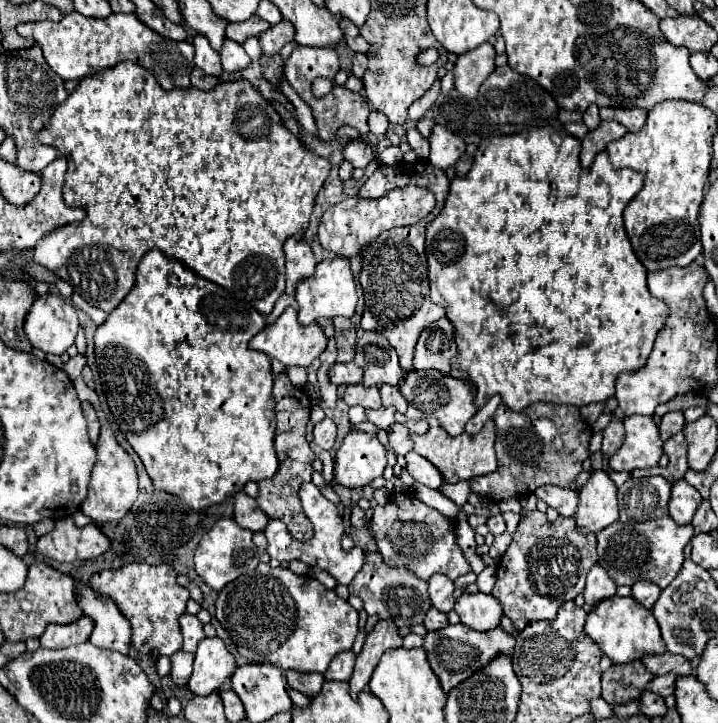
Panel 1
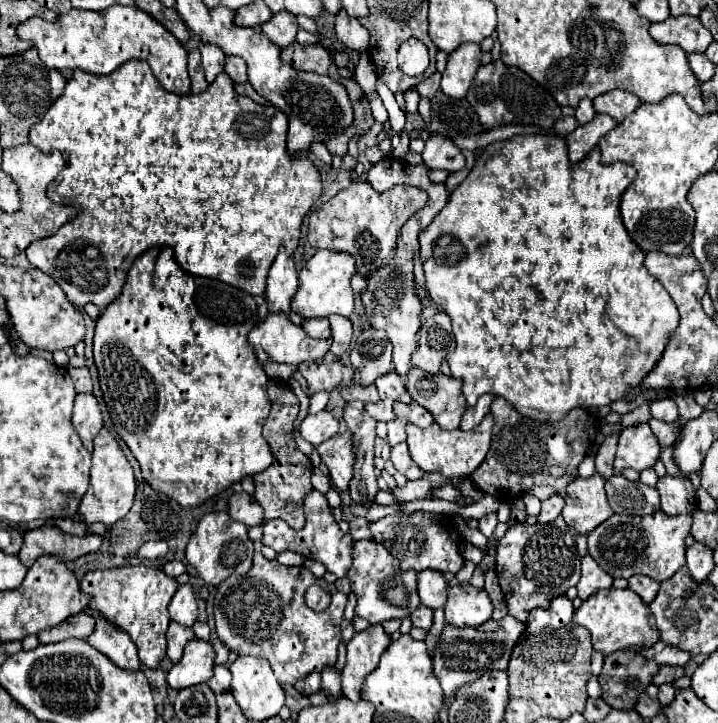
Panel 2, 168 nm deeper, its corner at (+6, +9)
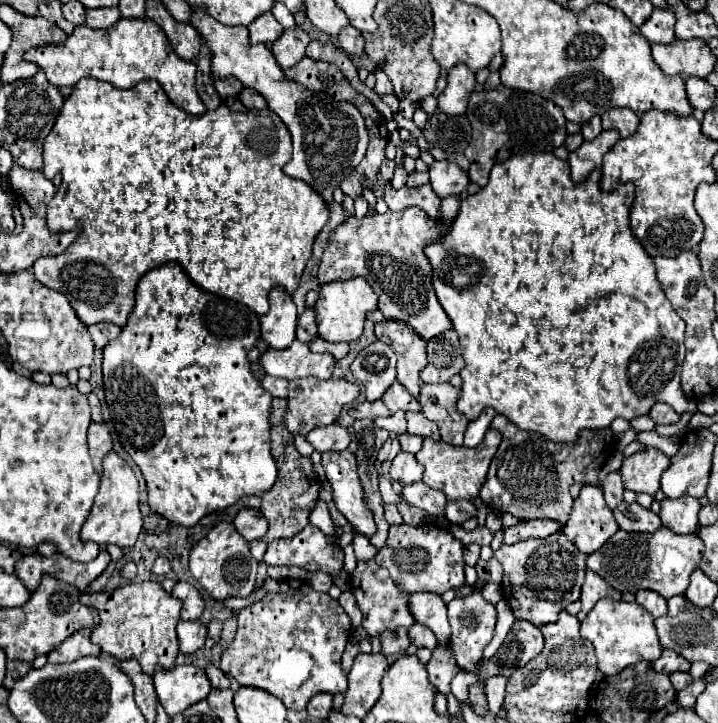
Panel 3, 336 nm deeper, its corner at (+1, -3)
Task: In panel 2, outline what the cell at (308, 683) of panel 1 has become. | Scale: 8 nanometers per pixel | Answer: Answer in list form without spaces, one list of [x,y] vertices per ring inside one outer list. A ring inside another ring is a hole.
[[[311,672],[311,676],[305,676],[303,680],[299,680],[299,684],[295,684],[295,688],[303,694],[303,696],[309,696],[313,692],[317,692],[321,686],[321,676],[317,672]]]

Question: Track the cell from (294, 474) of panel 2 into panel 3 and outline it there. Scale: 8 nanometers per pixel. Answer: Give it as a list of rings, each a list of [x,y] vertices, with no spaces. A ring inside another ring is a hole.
[[[275,397],[272,400],[270,422],[273,425],[278,425],[272,426],[272,456],[278,464],[278,480],[268,492],[260,494],[260,498],[262,498],[260,512],[268,520],[268,532],[264,536],[264,542],[272,542],[278,538],[292,538],[298,532],[302,532],[304,526],[308,526],[308,514],[314,508],[318,490],[320,490],[320,482],[316,480],[312,460],[300,456],[300,452],[294,448],[294,436],[286,430],[283,422],[276,422],[283,421],[286,410],[285,399]]]

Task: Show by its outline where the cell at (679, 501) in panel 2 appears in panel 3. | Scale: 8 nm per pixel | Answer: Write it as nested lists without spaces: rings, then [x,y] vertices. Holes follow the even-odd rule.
[[[684,496],[676,500],[664,498],[660,520],[662,526],[670,528],[676,534],[694,534],[698,528],[698,512],[700,512],[700,502],[692,496]]]

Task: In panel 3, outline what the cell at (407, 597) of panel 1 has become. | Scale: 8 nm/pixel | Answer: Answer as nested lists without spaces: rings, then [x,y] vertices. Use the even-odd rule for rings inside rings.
[[[374,560],[358,562],[356,570],[350,574],[350,590],[356,596],[356,602],[358,602],[360,610],[362,610],[362,614],[364,614],[364,622],[362,622],[364,630],[374,638],[372,640],[372,646],[374,646],[372,652],[380,652],[380,640],[378,638],[380,638],[380,634],[384,630],[394,630],[398,626],[410,628],[414,624],[414,618],[412,618],[410,610],[408,610],[408,596],[402,594],[396,588],[390,574],[384,568],[380,568]]]

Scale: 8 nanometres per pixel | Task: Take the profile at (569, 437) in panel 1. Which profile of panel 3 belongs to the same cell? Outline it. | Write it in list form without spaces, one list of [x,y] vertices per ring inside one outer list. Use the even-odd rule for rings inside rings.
[[[496,414],[492,428],[502,432],[502,442],[480,490],[480,500],[494,512],[510,512],[518,520],[548,518],[564,524],[574,502],[570,496],[570,486],[576,482],[596,486],[598,472],[610,456],[610,444],[614,444],[614,434],[610,428],[580,432],[578,444],[574,446],[556,444],[536,432],[520,430],[502,414]]]

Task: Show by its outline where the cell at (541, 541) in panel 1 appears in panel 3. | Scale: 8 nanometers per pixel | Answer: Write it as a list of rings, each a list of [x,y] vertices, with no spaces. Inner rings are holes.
[[[562,532],[548,538],[530,538],[512,546],[502,546],[494,552],[494,558],[502,564],[504,600],[510,604],[514,616],[530,620],[536,626],[544,626],[558,620],[558,612],[570,602],[580,598],[580,586],[586,572],[586,554],[582,554]]]

